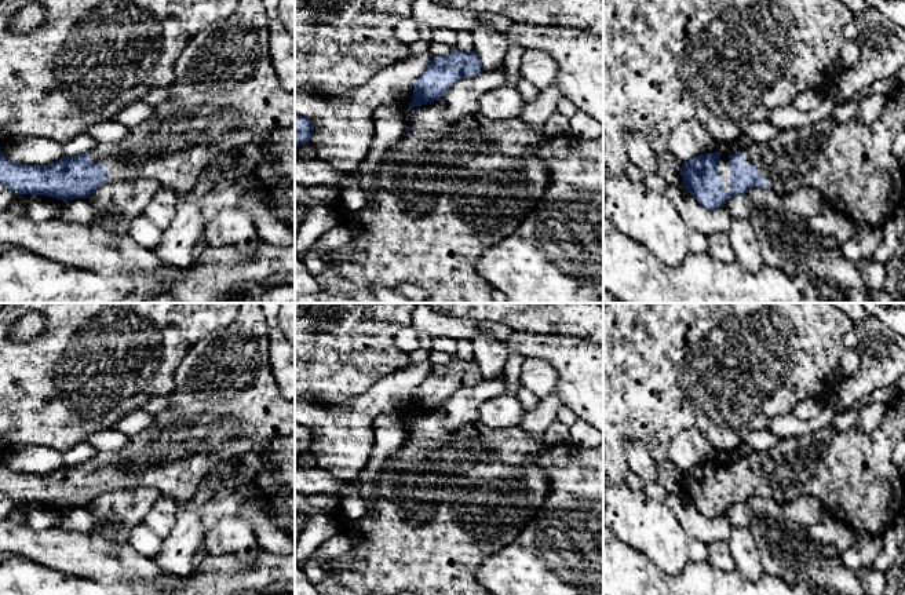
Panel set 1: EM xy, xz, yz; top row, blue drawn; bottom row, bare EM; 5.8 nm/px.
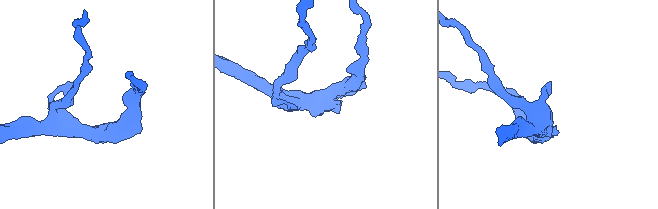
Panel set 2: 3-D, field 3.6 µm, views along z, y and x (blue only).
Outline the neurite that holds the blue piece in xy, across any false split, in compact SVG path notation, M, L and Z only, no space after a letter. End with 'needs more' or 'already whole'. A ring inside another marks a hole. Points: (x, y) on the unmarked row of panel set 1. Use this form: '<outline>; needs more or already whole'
M242 303L237 318L226 328L201 337L178 365L169 405L141 434L120 450L98 450L80 464L63 464L48 474L19 472L0 460L0 493L15 503L40 503L58 508L88 507L105 492L149 486L174 500L189 503L202 478L220 463L230 463L258 445L278 437L295 437L295 402L285 399L275 383L269 354L269 326L259 303Z; needs more

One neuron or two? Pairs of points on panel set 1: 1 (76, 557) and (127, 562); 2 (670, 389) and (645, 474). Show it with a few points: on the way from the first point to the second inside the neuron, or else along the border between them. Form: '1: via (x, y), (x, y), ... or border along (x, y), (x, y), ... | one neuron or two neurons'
1: via (88, 557), (115, 562) | one neuron
2: border along (624, 442), (638, 442), (656, 463) | two neurons

